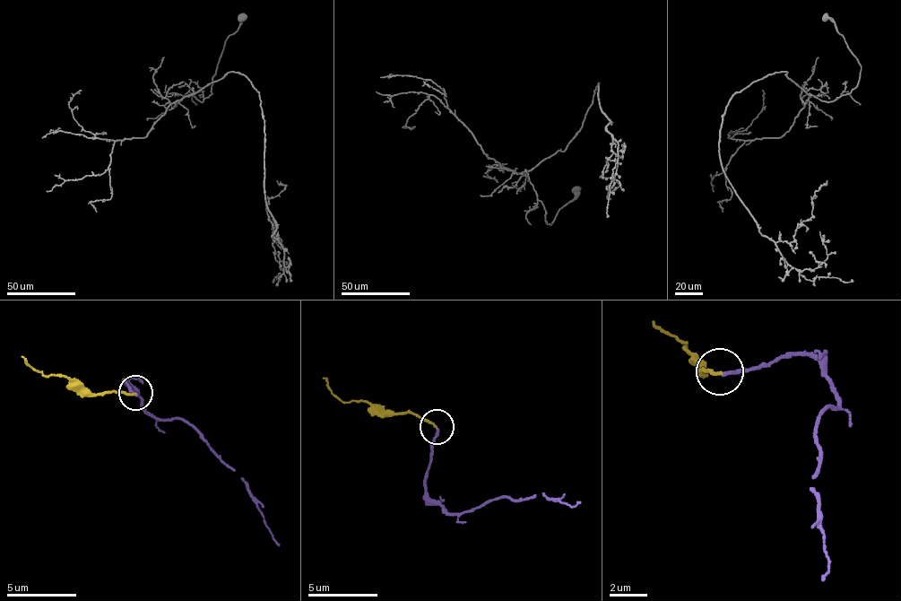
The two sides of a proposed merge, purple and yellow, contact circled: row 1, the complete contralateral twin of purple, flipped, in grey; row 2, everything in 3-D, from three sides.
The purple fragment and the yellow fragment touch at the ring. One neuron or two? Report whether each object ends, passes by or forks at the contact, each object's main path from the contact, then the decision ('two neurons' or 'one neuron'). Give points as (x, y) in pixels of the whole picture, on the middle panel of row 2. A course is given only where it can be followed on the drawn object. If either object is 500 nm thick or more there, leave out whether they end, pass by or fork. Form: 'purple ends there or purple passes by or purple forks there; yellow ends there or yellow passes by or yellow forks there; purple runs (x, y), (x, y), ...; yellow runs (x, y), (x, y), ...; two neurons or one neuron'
purple ends there; yellow ends there; purple runs (436, 429), (426, 492), (443, 509), (456, 512), (480, 509), (495, 499), (543, 495), (567, 505), (581, 502); yellow runs (436, 425), (411, 412), (384, 412), (367, 401), (342, 401), (322, 377); two neurons

